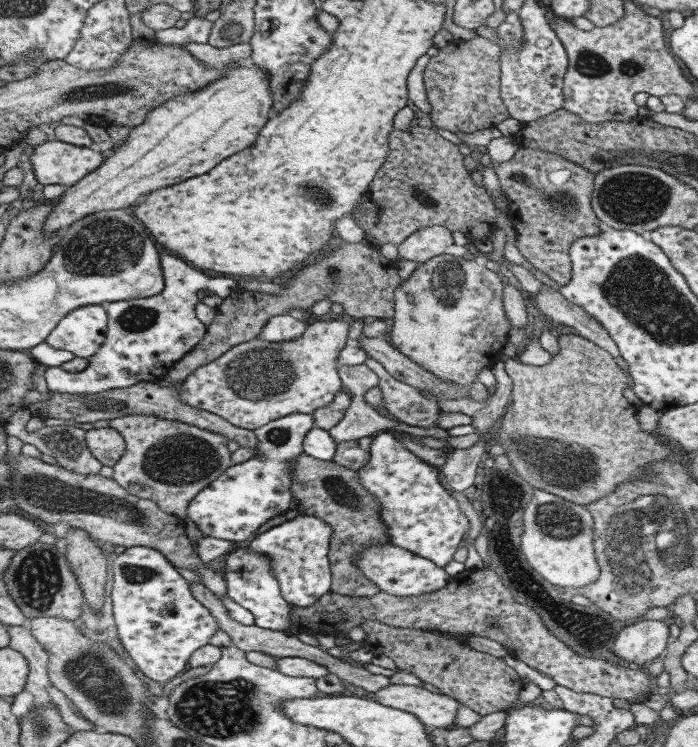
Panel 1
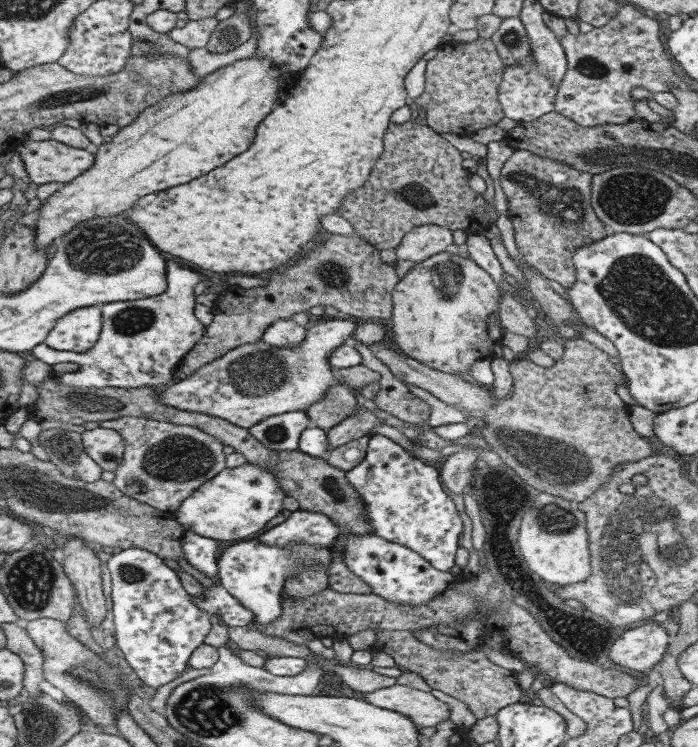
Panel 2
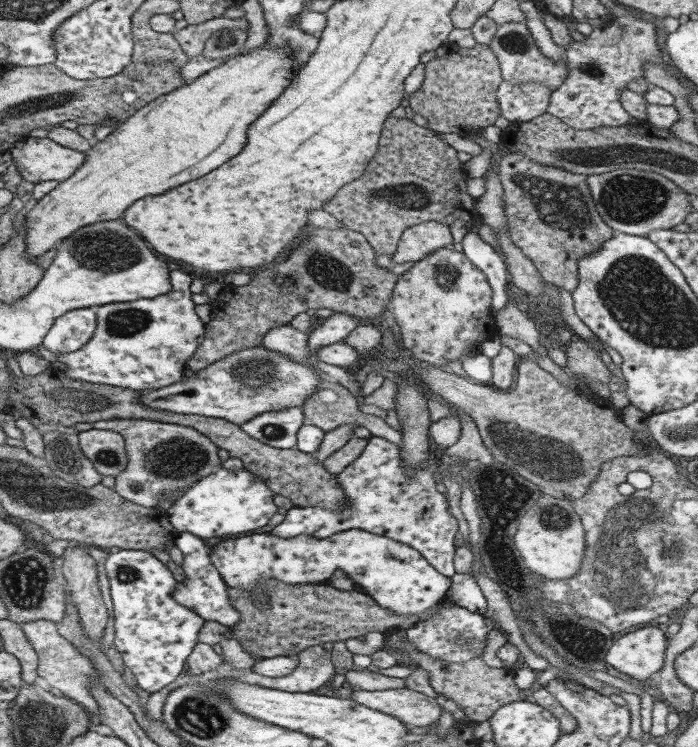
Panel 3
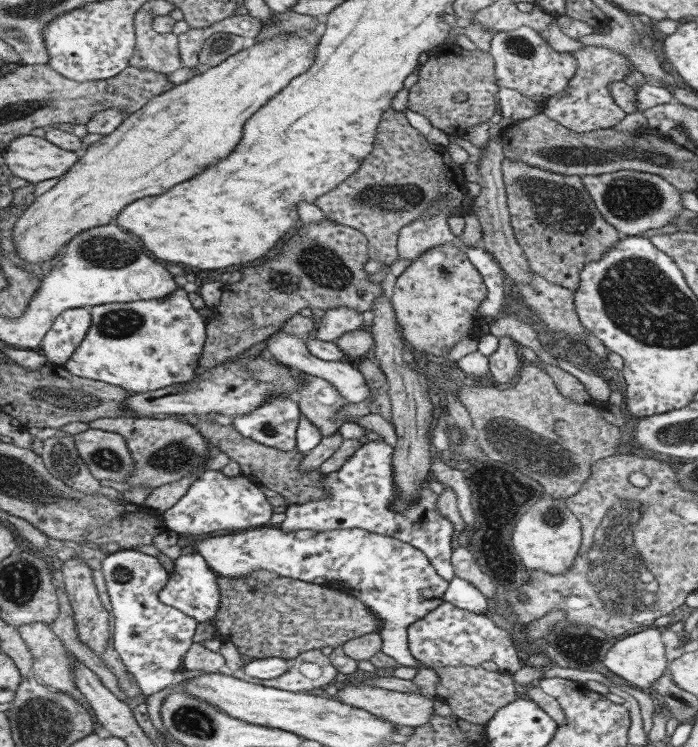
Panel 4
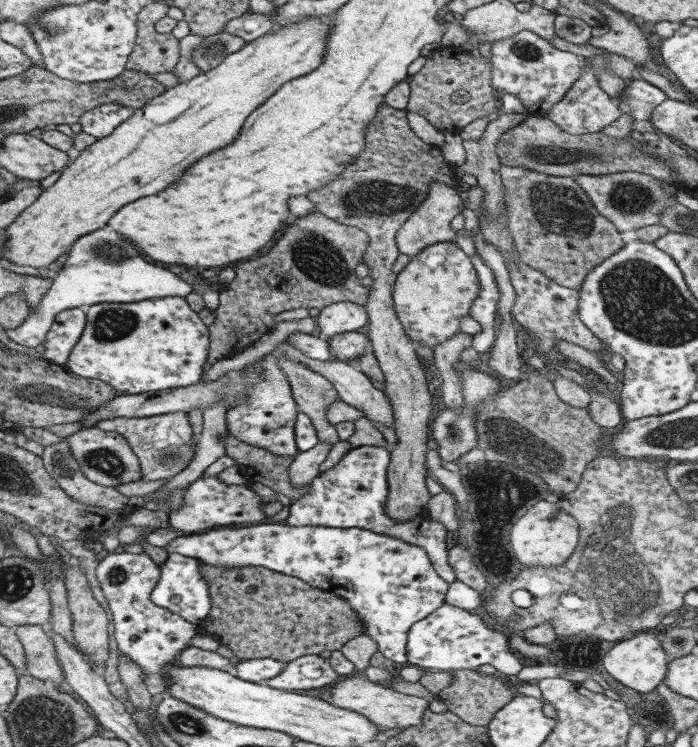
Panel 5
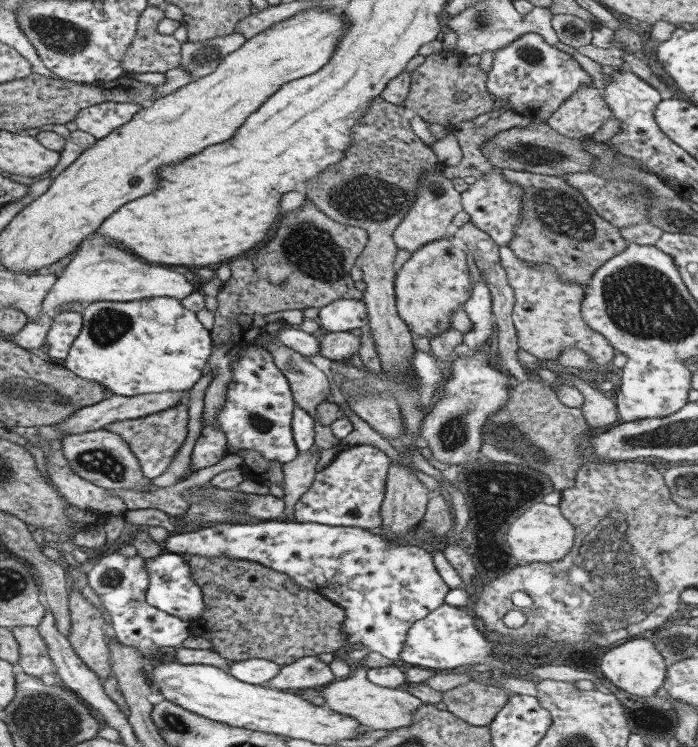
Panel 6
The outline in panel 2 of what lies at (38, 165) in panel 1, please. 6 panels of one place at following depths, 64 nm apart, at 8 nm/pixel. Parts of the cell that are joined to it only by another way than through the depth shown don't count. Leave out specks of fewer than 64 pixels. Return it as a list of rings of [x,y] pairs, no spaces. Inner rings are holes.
[[[51,138],[43,141],[26,139],[12,149],[24,163],[30,182],[37,185],[67,183],[87,170],[93,162],[91,151],[67,146]]]

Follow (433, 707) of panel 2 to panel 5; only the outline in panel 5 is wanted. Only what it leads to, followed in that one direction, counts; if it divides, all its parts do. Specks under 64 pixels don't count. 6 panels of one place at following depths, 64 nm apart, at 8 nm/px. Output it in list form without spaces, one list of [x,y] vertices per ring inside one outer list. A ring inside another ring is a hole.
[[[349,676],[336,680],[323,691],[330,691],[332,706],[351,710],[356,714],[361,714],[372,724],[379,728],[411,728],[418,726],[423,718],[424,713],[428,710],[429,702],[417,696],[407,696],[401,692],[395,692],[386,688],[383,684],[371,683],[365,676]]]

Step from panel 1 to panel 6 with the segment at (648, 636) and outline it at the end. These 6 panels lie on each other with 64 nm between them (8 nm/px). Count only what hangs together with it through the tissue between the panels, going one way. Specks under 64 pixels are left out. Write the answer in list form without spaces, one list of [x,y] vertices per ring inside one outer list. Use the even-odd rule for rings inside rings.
[[[645,638],[627,639],[624,643],[605,651],[599,660],[599,668],[603,676],[617,689],[629,696],[651,698],[662,687],[666,666],[661,654],[652,642]]]

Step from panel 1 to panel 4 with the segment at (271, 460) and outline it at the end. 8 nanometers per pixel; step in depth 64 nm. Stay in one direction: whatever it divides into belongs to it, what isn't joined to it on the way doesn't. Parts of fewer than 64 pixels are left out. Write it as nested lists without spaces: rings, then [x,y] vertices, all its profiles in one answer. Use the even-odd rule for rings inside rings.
[[[277,394],[263,400],[257,410],[235,416],[230,422],[239,434],[260,445],[291,451],[295,448],[295,432],[300,415],[293,397]],[[207,470],[191,482],[186,493],[162,514],[165,526],[181,535],[207,536],[269,525],[273,507],[257,484],[240,474],[228,478],[218,470]]]

